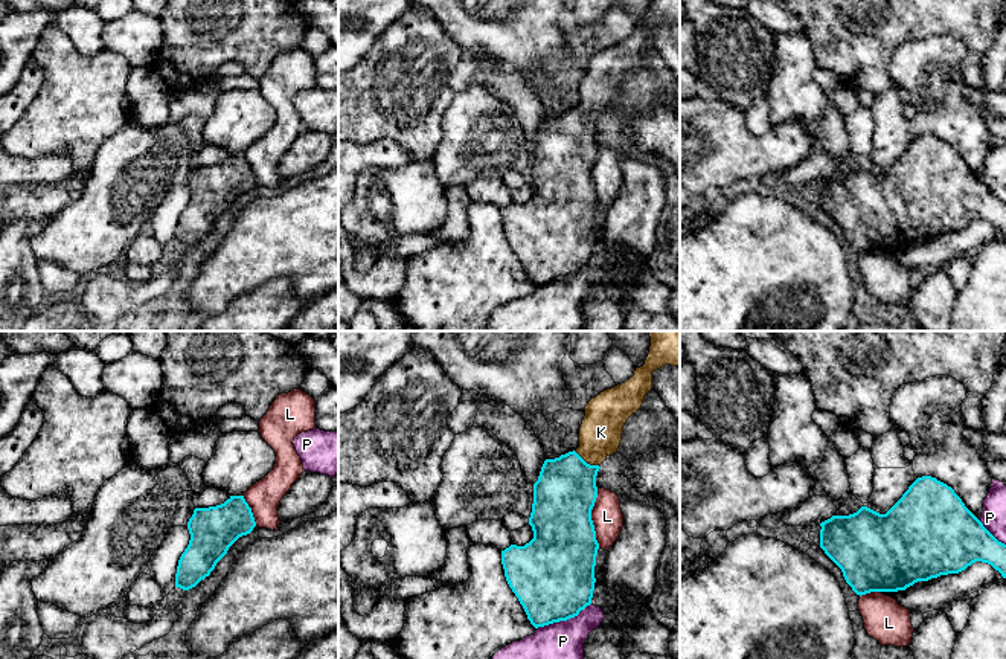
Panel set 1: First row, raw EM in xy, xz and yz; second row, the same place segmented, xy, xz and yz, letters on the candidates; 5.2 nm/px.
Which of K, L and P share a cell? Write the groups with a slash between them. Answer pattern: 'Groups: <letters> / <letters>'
Groups: K / L / P

